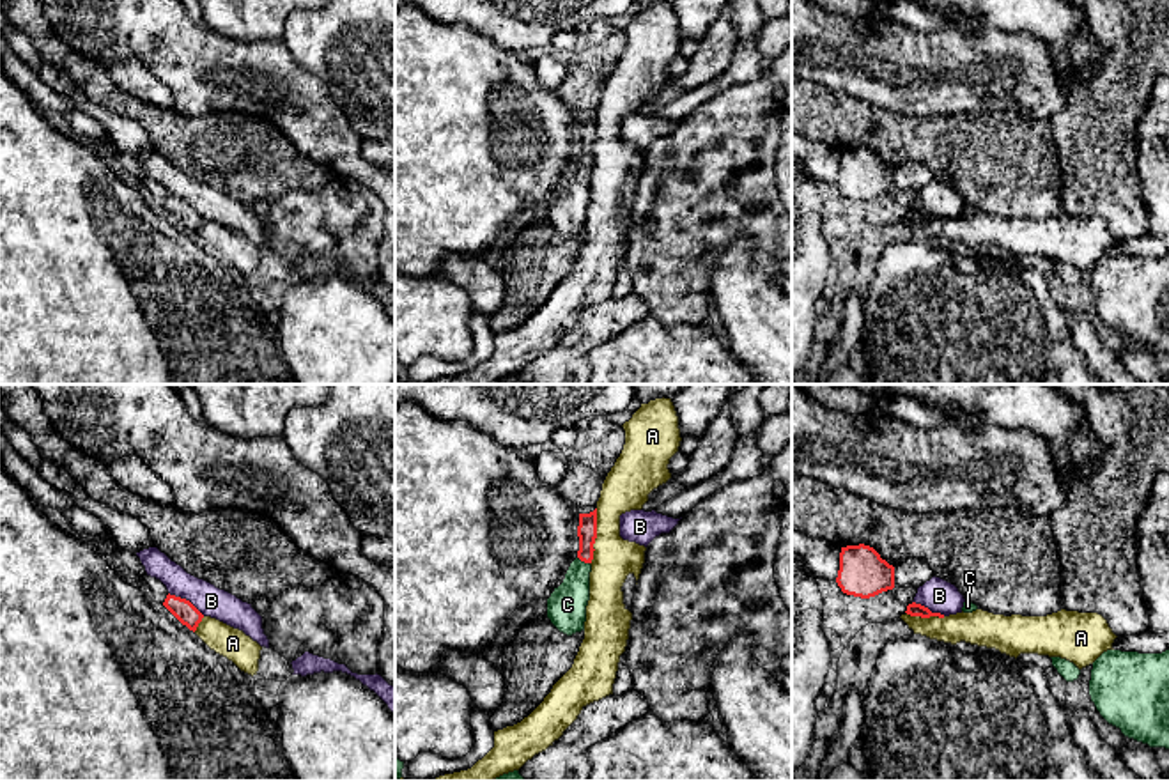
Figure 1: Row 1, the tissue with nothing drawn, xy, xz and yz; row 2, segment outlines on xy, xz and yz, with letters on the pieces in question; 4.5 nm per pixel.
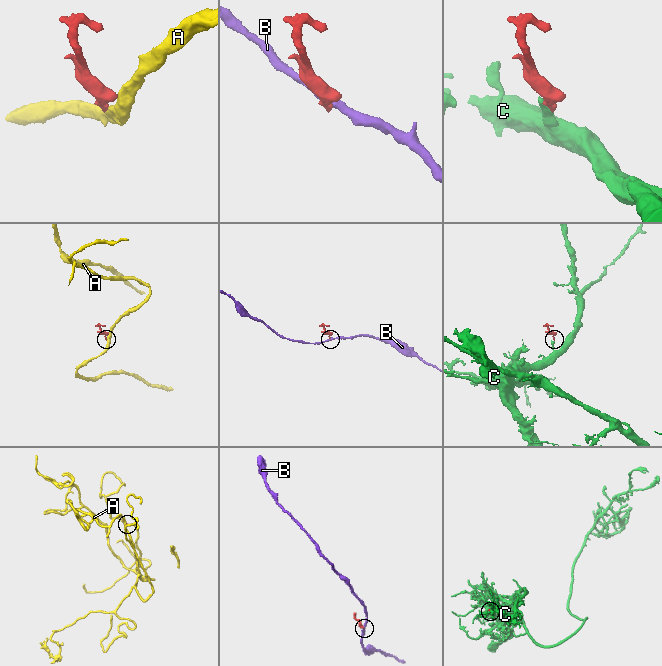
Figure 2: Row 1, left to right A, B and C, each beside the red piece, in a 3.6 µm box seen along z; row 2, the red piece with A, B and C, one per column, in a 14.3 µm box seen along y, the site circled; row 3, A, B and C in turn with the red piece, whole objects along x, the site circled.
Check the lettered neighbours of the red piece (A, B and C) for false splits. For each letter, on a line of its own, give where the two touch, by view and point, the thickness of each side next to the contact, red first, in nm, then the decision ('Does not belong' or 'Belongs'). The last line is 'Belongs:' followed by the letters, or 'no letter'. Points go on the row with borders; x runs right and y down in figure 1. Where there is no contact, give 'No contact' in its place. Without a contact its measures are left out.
A: Touches red at xz (596, 537). Thickness 90 nm (red) against 190 nm. Does not belong
B: Touches red at xy (185, 599). Thickness 100 nm (red) against 140 nm. Does not belong
C: Touches red at xz (583, 560). Thickness 90 nm (red) against 180 nm. Belongs
Belongs: C

